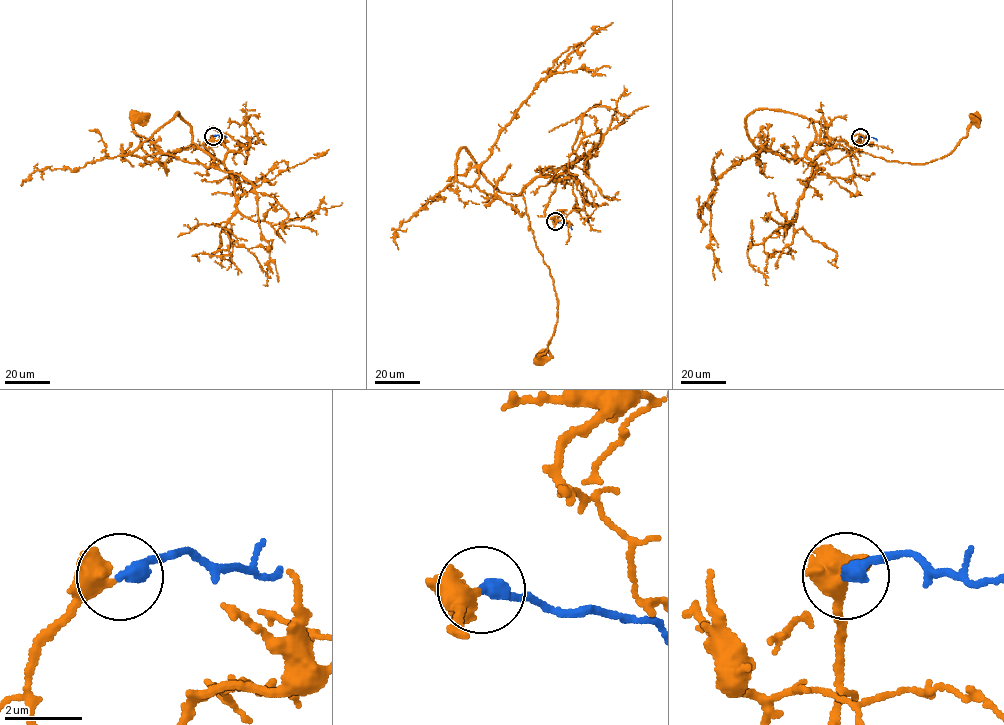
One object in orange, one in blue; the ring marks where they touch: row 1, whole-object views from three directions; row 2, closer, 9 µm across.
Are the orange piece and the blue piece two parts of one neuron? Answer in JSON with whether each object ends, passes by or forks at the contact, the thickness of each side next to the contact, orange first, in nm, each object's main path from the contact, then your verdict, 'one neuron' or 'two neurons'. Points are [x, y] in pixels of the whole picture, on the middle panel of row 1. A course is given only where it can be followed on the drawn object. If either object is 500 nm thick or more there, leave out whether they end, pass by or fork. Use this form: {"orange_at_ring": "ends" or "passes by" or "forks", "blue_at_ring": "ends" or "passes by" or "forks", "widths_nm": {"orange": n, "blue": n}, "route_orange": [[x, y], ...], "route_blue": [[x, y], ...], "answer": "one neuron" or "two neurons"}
{"orange_at_ring": "passes by", "blue_at_ring": "ends", "widths_nm": {"orange": 440, "blue": 380}, "route_orange": [[555, 221], [544, 214], [556, 182], [538, 176], [523, 199], [553, 279], [557, 318], [538, 360]], "route_blue": [[555, 221], [565, 223], [572, 230]], "answer": "one neuron"}

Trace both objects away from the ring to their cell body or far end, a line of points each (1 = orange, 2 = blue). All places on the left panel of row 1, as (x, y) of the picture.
1: (213, 136), (203, 144), (220, 141), (229, 150), (222, 161), (194, 143), (158, 162), (140, 144), (134, 116)
2: (213, 136), (225, 136), (225, 139)

